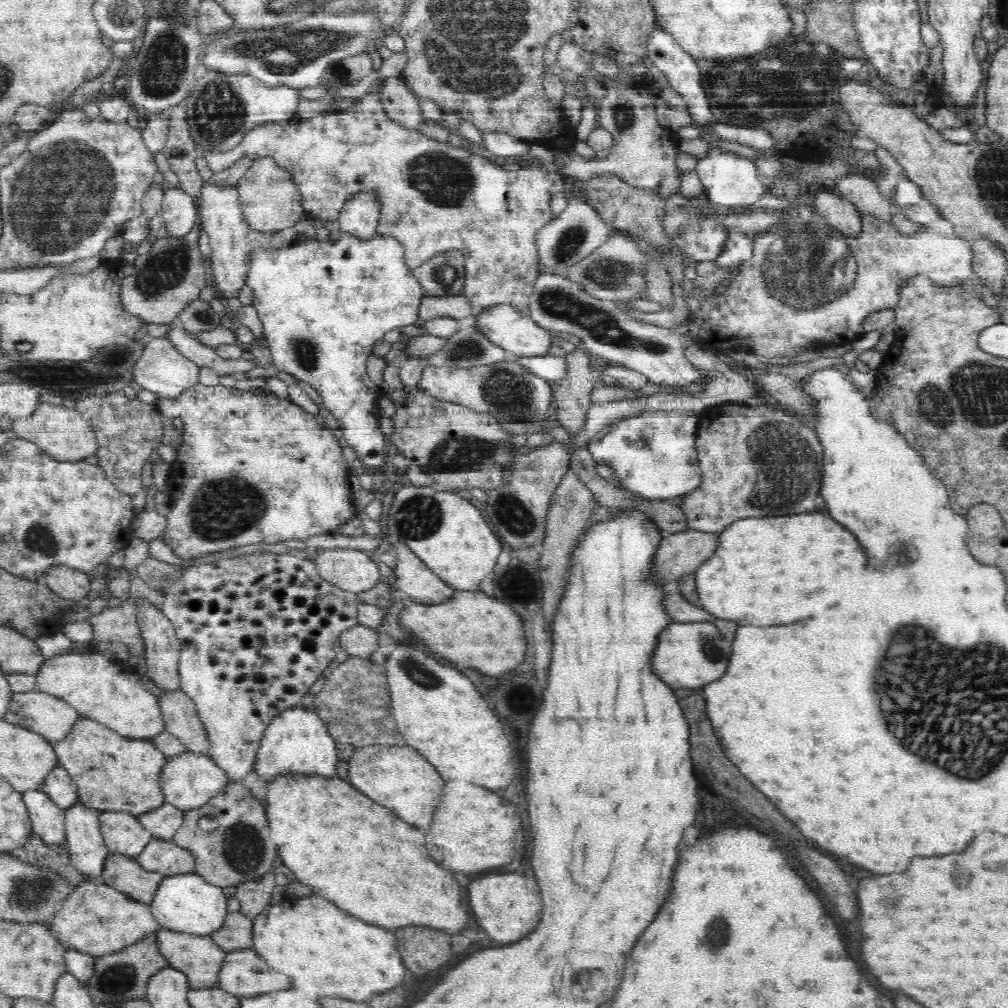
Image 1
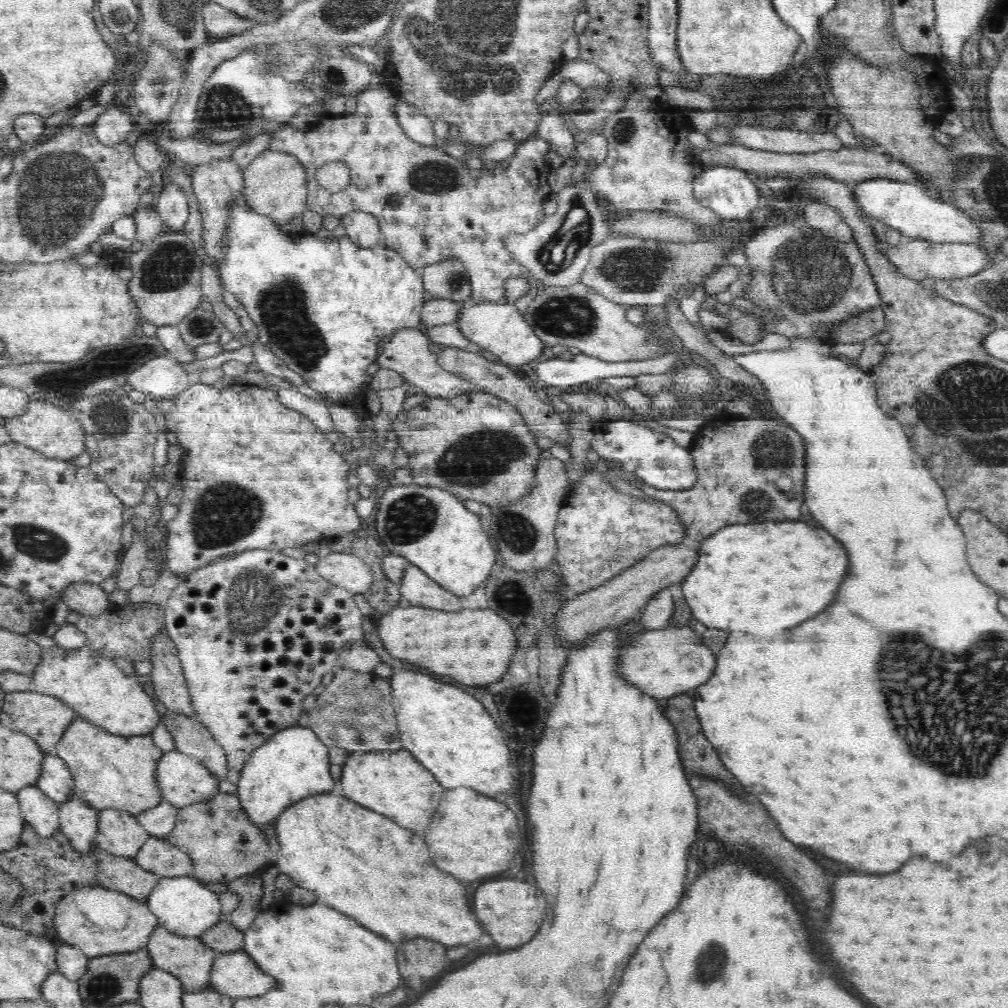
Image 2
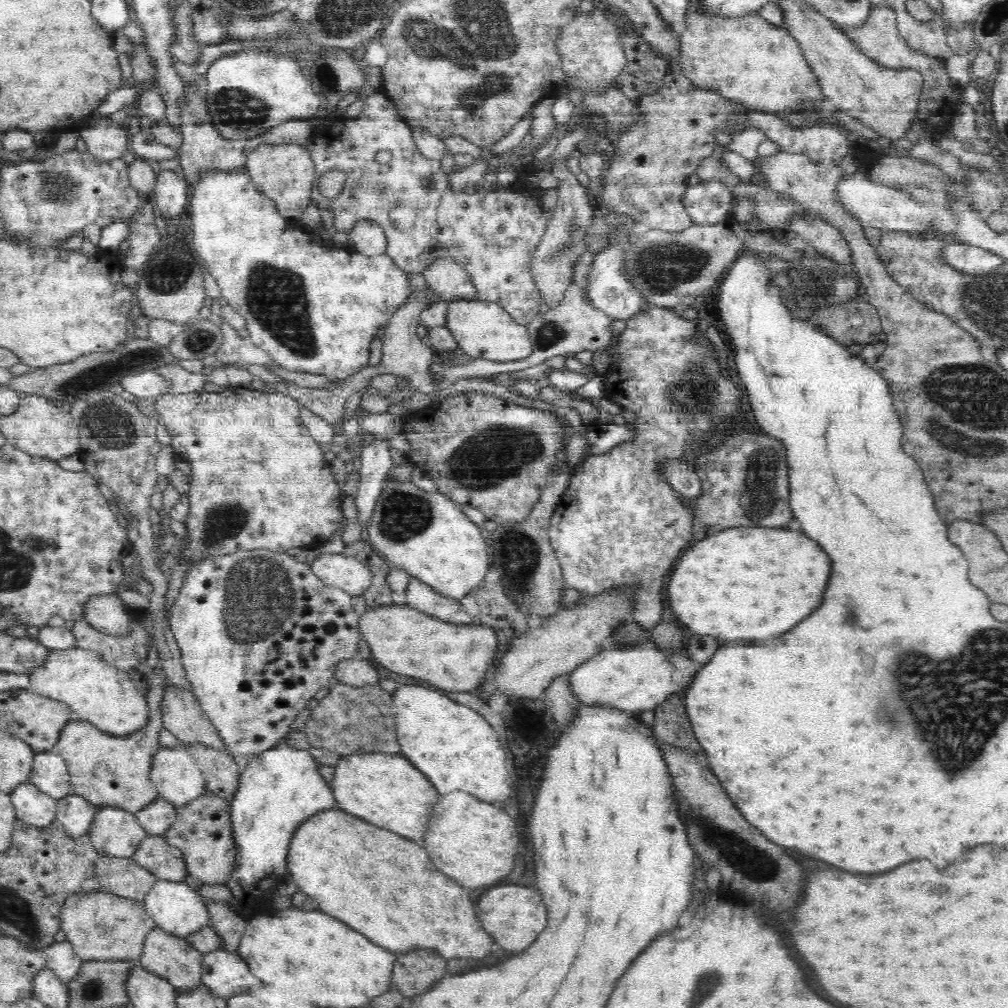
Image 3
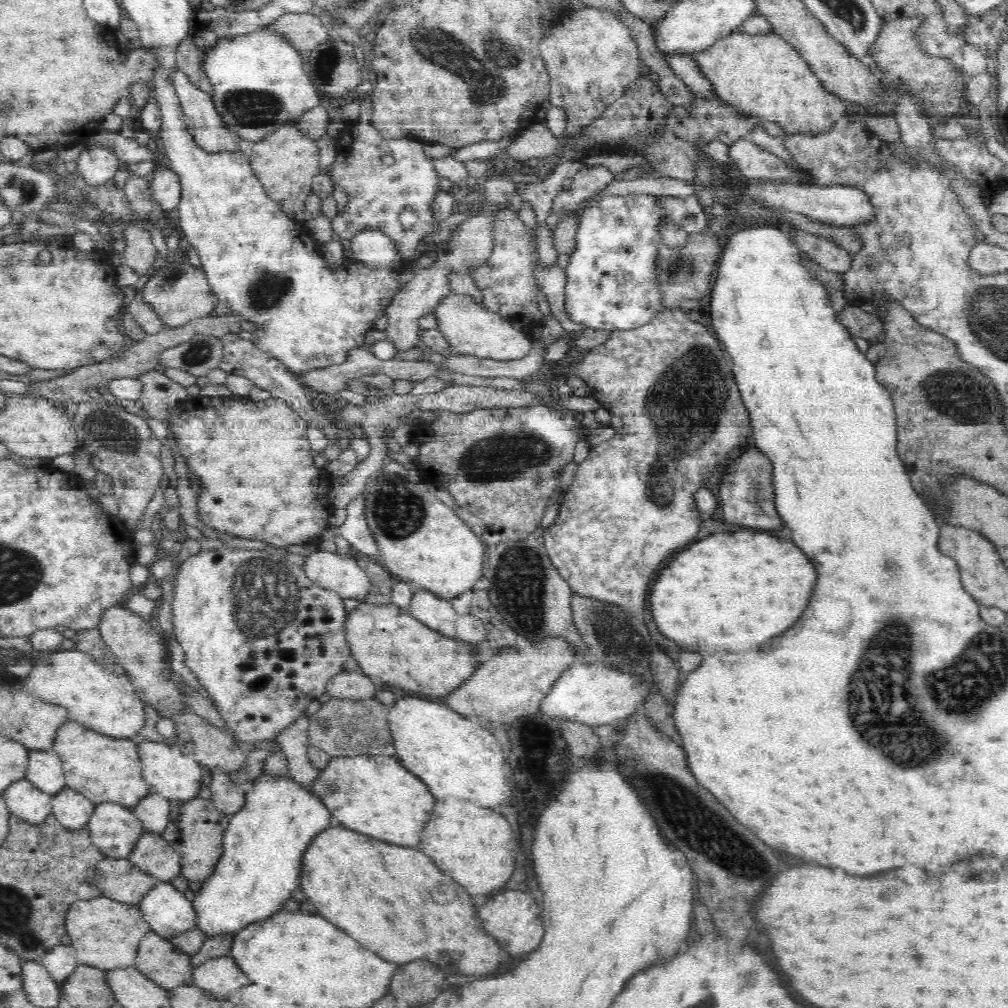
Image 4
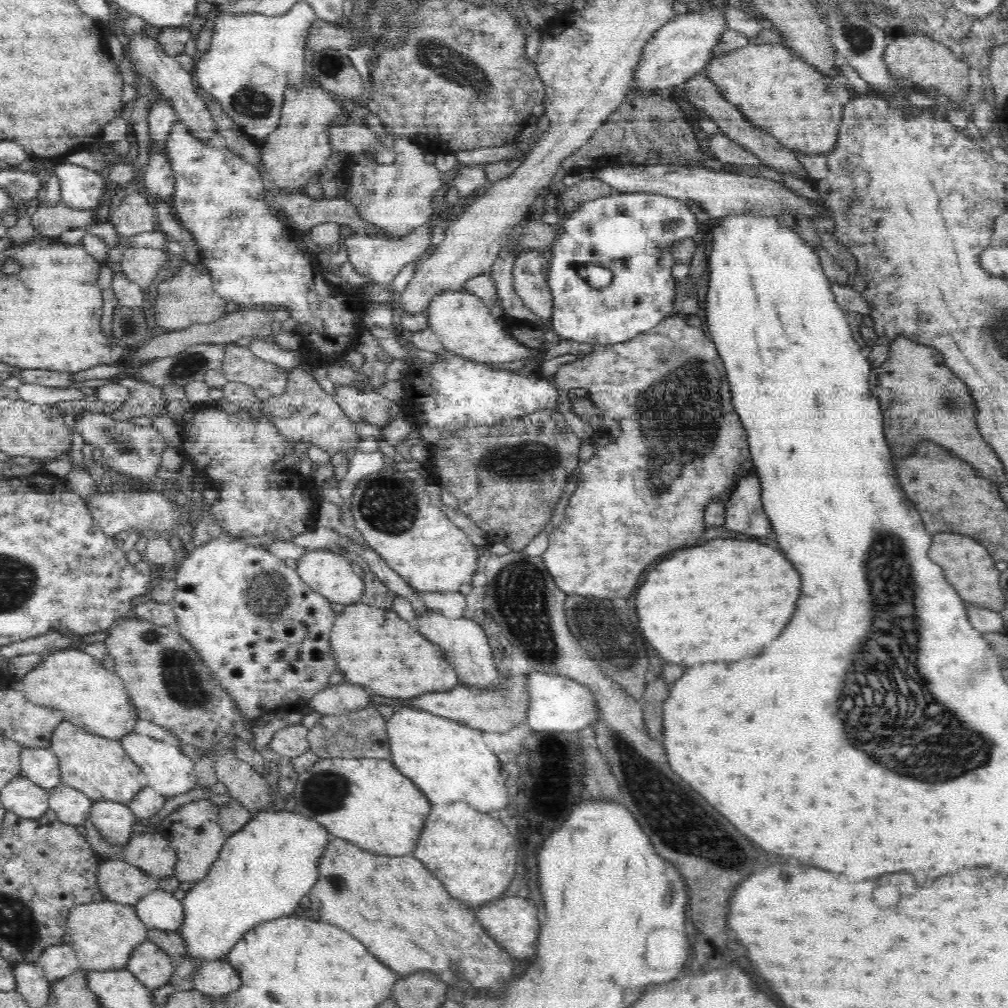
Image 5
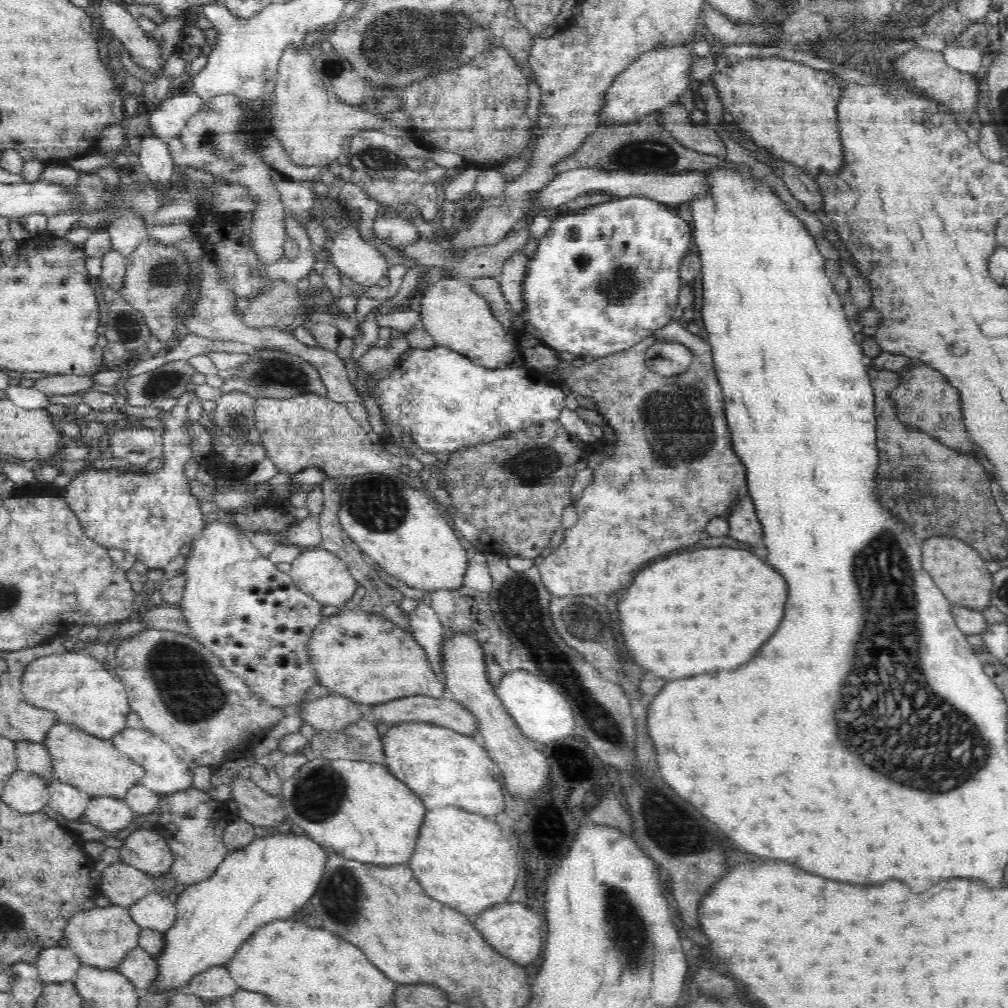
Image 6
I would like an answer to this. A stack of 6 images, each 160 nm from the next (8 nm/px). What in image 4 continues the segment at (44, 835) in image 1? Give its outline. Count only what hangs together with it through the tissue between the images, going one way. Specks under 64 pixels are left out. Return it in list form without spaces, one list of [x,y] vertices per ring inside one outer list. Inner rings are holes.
[[[26,778],[12,783],[1,792],[1,795],[11,814],[26,822],[38,824],[53,814],[53,795],[41,791]]]

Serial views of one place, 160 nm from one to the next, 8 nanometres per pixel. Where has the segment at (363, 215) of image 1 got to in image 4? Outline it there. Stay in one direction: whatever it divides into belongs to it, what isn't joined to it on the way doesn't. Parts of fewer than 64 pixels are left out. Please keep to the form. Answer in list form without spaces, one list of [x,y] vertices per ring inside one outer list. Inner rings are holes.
[[[362,230],[350,239],[352,258],[370,268],[399,267],[400,251],[396,243],[380,230]]]

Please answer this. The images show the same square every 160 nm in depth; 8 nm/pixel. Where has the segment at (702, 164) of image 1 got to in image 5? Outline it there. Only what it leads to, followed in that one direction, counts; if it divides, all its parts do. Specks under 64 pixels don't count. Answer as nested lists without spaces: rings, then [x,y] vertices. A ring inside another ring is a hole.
[[[648,191],[640,192],[612,192],[608,196],[603,196],[597,199],[588,200],[588,202],[582,203],[572,213],[567,214],[560,221],[560,230],[554,239],[551,246],[552,258],[549,262],[547,285],[552,297],[553,309],[551,318],[551,329],[558,334],[561,340],[573,340],[574,342],[584,342],[586,344],[616,344],[620,342],[626,342],[643,331],[654,328],[659,322],[666,319],[671,313],[674,312],[673,304],[676,298],[676,280],[672,277],[672,268],[676,264],[676,259],[669,255],[668,249],[675,242],[685,240],[687,238],[695,238],[698,235],[701,227],[700,223],[696,221],[694,213],[692,213],[688,207],[688,203],[684,200],[678,200],[677,198],[670,198],[658,193],[649,193]],[[578,264],[580,268],[586,266],[586,264],[598,264],[604,268],[608,268],[612,272],[612,280],[608,286],[604,288],[594,288],[588,286],[586,280],[582,280],[578,276]]]

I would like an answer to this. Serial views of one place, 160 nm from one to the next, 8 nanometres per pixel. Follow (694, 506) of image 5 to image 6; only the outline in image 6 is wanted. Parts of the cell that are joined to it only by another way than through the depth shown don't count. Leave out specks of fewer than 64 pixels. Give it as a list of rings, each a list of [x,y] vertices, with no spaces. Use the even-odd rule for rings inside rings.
[[[675,318],[668,322],[666,326],[659,328],[658,331],[652,332],[650,336],[646,336],[642,342],[636,344],[632,348],[628,348],[627,351],[616,352],[616,354],[608,354],[608,356],[600,356],[598,358],[589,359],[581,367],[574,367],[572,363],[562,359],[560,353],[557,353],[558,361],[558,377],[565,384],[565,390],[568,392],[574,392],[587,396],[594,400],[598,412],[605,418],[608,425],[614,430],[616,434],[614,455],[607,457],[594,468],[594,480],[589,486],[584,488],[581,494],[582,498],[578,500],[577,510],[578,512],[578,524],[574,525],[574,528],[564,530],[564,540],[561,545],[552,552],[549,552],[541,560],[536,562],[536,567],[539,570],[541,580],[543,581],[544,588],[551,594],[552,597],[565,597],[568,595],[582,596],[596,594],[610,594],[610,592],[616,592],[618,588],[626,586],[628,582],[632,582],[632,576],[634,572],[644,566],[646,562],[650,562],[652,558],[660,556],[660,554],[668,554],[672,550],[678,550],[682,546],[692,546],[696,544],[696,540],[700,540],[700,534],[704,532],[706,524],[712,520],[712,518],[727,517],[728,510],[734,508],[734,502],[736,498],[740,496],[740,490],[747,486],[746,483],[746,469],[743,463],[736,456],[734,452],[731,431],[728,430],[726,424],[726,416],[724,416],[724,400],[722,400],[722,392],[720,392],[720,384],[716,380],[716,374],[714,374],[714,368],[712,368],[712,352],[708,342],[698,337],[698,334],[690,333],[686,328],[683,328],[678,320]],[[657,342],[679,342],[684,344],[686,348],[689,348],[693,354],[692,366],[688,368],[688,372],[680,374],[680,376],[662,376],[656,372],[648,370],[646,364],[646,351]]]

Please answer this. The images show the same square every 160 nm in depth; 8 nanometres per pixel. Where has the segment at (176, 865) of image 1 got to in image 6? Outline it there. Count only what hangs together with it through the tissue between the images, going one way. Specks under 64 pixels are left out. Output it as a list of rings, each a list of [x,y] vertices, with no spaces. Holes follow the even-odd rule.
[[[155,827],[139,828],[127,836],[119,847],[119,858],[120,862],[157,878],[169,873],[175,855]]]

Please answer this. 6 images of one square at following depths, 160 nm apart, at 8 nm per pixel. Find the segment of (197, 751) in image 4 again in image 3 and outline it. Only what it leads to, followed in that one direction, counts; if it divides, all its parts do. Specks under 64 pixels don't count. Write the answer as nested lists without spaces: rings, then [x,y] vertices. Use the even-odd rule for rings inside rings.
[[[168,681],[160,708],[163,727],[167,728],[182,746],[203,744],[220,752],[226,751],[226,745],[220,740],[219,732],[192,692],[183,688],[179,690]]]

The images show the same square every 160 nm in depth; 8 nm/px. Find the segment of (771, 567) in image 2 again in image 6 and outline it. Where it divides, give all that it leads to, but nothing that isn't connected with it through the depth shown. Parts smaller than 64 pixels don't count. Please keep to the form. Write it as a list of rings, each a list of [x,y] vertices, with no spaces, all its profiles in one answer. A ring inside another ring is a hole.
[[[704,548],[704,550],[698,550],[698,552],[674,554],[674,556],[668,556],[668,558],[664,558],[664,560],[660,560],[660,562],[656,562],[656,564],[638,572],[634,582],[628,586],[628,592],[618,602],[619,630],[632,662],[644,668],[648,674],[654,674],[658,678],[676,680],[676,678],[688,678],[688,676],[696,676],[696,674],[704,674],[704,672],[714,672],[714,670],[734,670],[740,664],[752,660],[756,656],[758,648],[774,634],[774,630],[778,628],[778,624],[784,616],[786,596],[788,596],[788,586],[786,586],[784,578],[774,568],[770,568],[768,564],[764,564],[760,558],[756,558],[754,554],[750,554],[746,550]]]

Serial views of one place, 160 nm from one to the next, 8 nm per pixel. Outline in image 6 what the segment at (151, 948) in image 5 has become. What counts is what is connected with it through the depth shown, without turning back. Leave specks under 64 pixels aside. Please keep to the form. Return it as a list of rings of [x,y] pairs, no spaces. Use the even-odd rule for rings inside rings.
[[[133,948],[124,957],[123,962],[117,966],[117,971],[121,972],[128,980],[135,985],[135,990],[141,994],[147,992],[154,980],[159,977],[157,960],[143,948]]]

